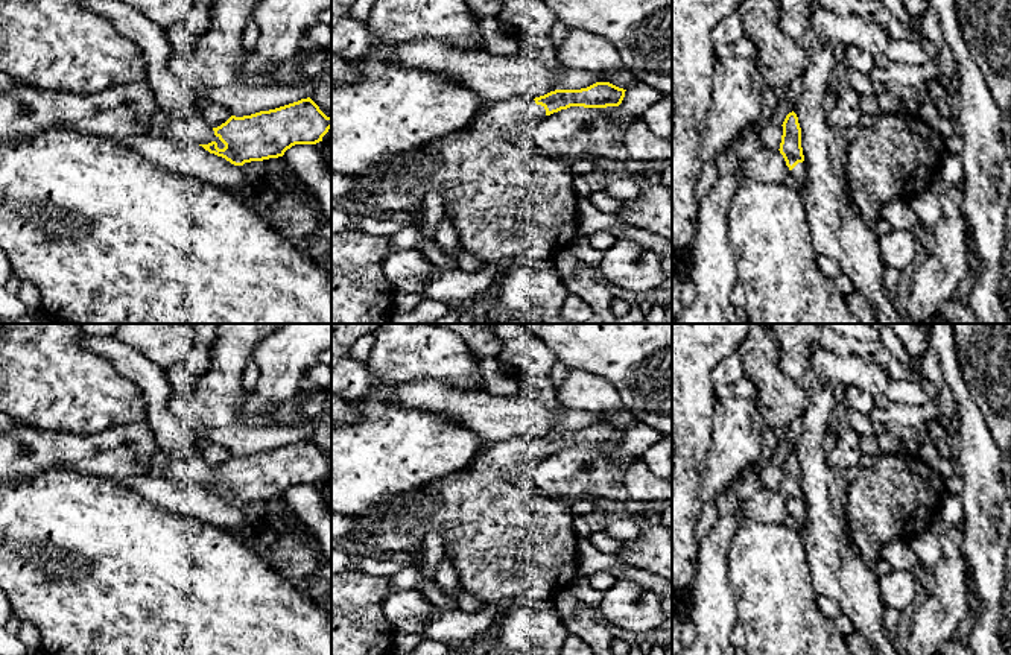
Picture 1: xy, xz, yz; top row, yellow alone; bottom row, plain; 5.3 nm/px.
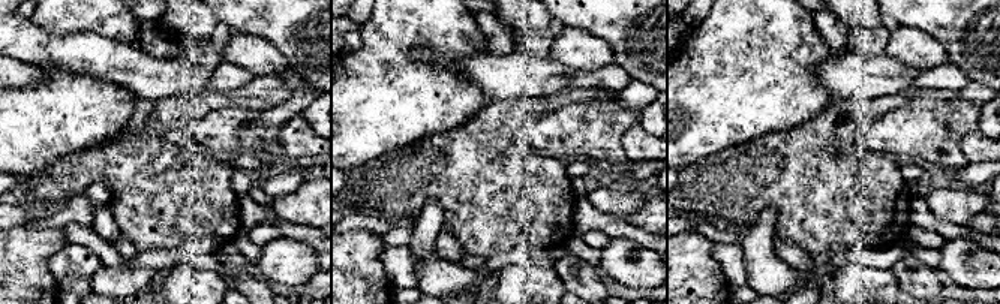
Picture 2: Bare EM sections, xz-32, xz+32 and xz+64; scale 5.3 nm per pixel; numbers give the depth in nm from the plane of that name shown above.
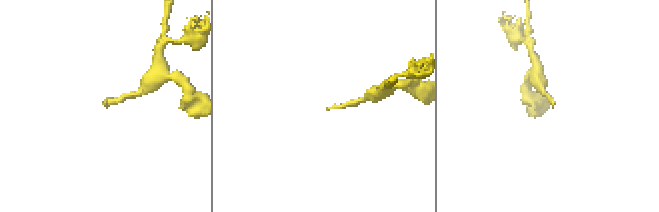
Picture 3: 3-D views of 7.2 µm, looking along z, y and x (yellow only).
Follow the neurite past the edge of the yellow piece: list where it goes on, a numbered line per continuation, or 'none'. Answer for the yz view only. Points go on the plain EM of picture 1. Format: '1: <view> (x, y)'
1: yz (797, 514)

